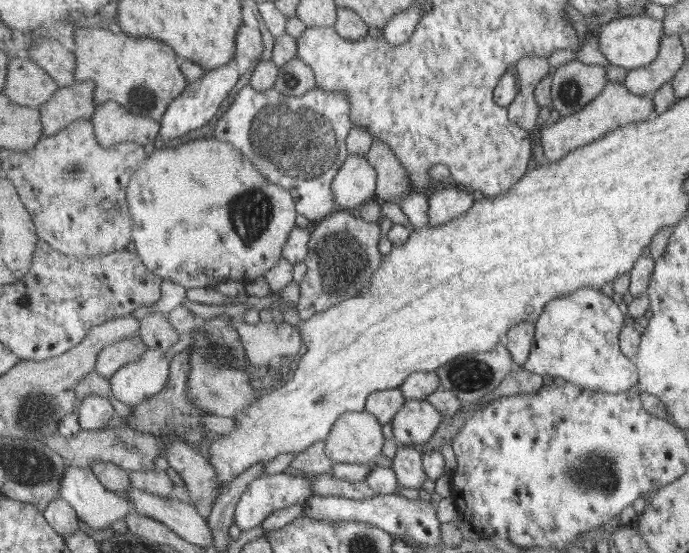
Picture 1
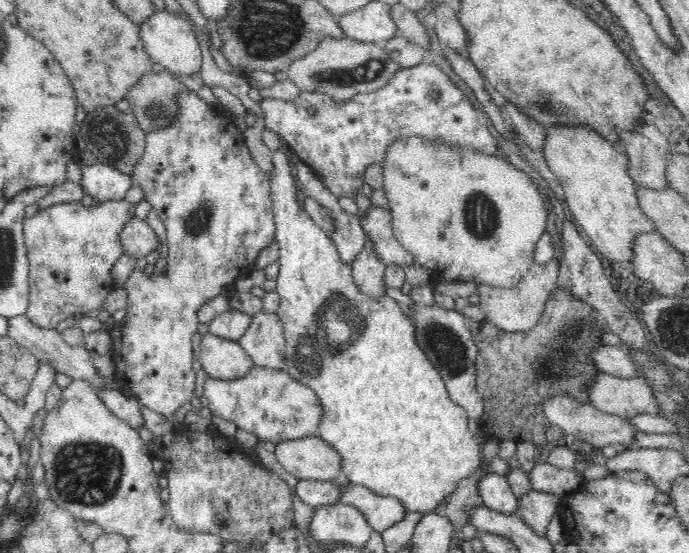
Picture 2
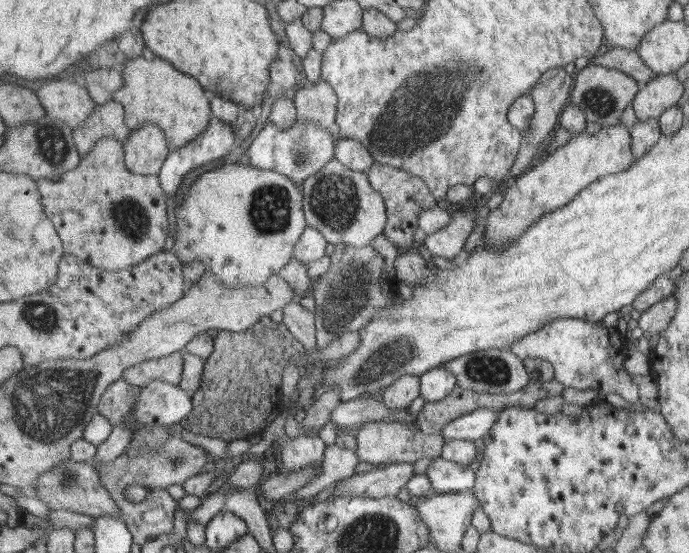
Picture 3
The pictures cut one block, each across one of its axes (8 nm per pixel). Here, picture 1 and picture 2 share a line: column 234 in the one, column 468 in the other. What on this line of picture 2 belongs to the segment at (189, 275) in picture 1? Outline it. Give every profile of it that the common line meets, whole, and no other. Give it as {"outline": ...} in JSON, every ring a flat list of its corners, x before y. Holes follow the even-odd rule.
{"outline":[[424,138,398,140,385,148,381,160,382,188,392,206,389,224,393,236,404,246,422,274,427,268,436,274,434,280,472,280,498,288,515,286,534,262,536,242,548,226,544,198,532,178,515,168,502,155,492,156,476,148,456,148,436,144]]}

